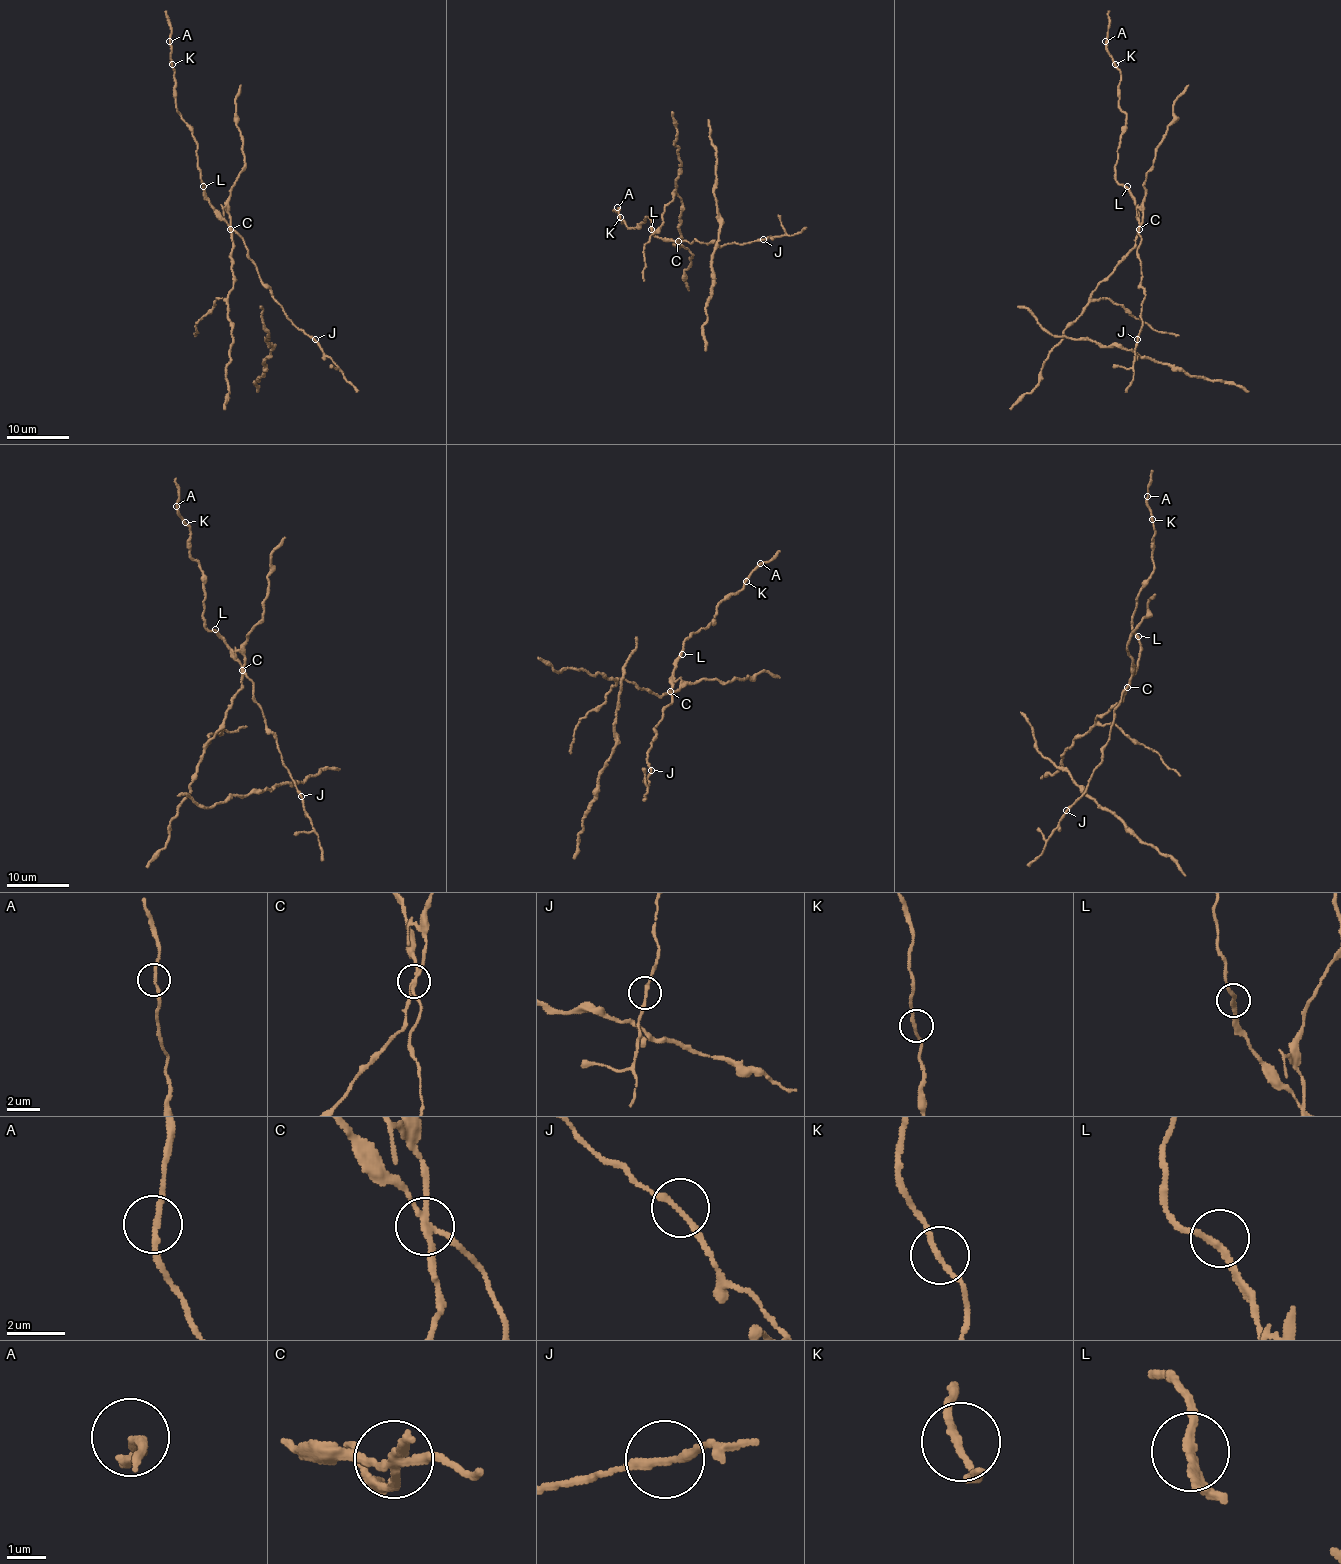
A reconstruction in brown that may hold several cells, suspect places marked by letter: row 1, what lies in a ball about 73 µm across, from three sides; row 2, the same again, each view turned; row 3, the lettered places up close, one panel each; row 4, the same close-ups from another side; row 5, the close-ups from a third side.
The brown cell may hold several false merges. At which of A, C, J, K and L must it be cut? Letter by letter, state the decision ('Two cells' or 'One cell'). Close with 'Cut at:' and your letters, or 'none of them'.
A: One cell
C: Two cells
J: Two cells
K: One cell
L: One cell
Cut at: C, J

